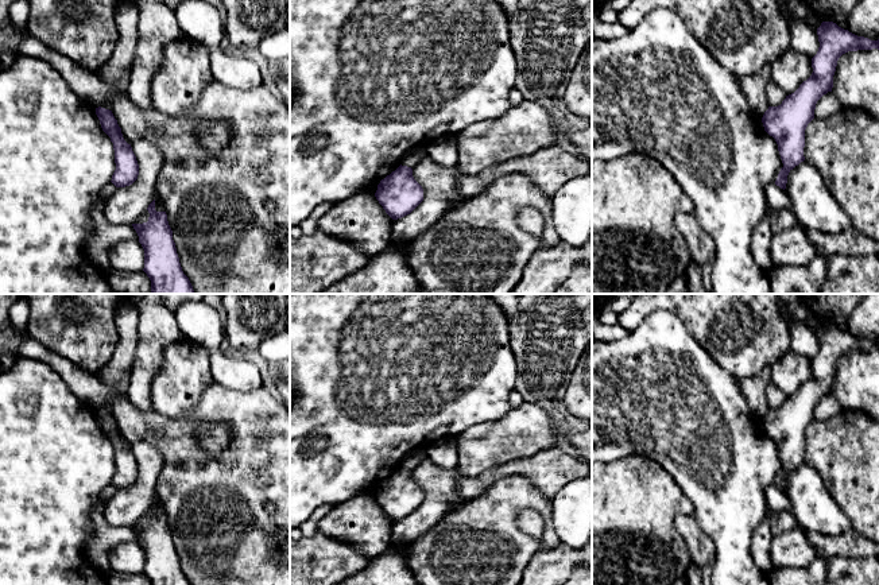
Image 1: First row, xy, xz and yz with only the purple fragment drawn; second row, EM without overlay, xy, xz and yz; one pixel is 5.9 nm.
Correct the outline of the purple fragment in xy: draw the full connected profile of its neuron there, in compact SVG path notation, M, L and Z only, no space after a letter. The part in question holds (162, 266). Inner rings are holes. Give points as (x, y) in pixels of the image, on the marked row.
M155 199L147 210L148 221L132 226L144 249L143 271L151 280L151 294L195 294L182 271L166 212L155 210Z

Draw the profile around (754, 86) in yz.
M771 66L763 67L760 71L751 77L740 77L737 80L741 86L748 105L758 117L763 117L764 112L768 109L766 85L771 80Z

